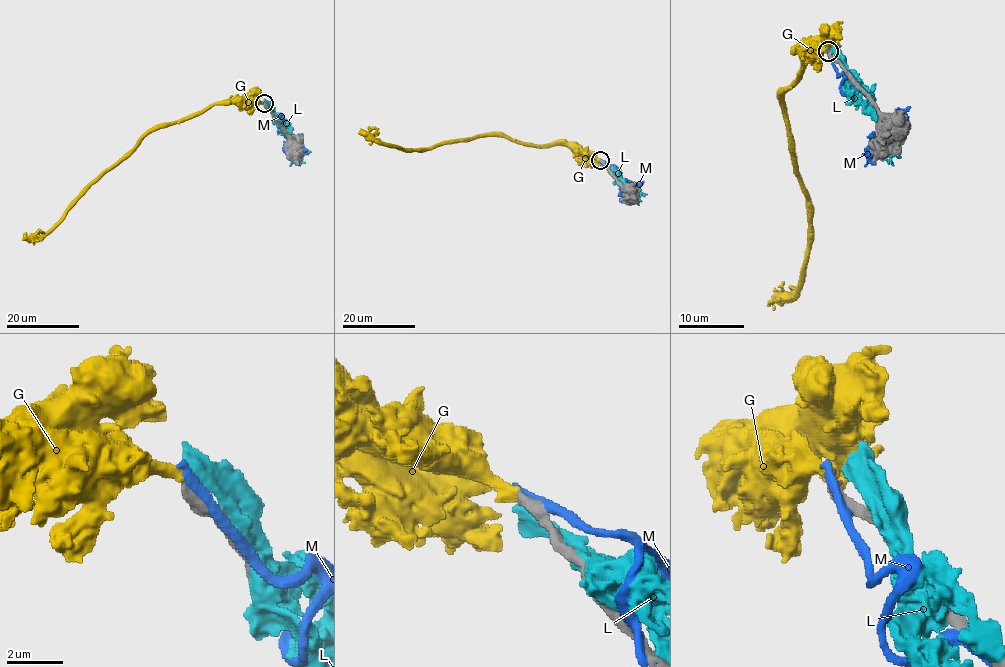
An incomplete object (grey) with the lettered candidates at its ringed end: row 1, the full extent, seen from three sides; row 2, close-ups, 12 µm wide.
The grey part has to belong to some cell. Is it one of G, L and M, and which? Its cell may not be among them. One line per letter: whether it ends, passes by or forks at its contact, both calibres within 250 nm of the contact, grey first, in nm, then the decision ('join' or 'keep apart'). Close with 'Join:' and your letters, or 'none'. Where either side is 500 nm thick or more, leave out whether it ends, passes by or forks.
G: it ends; calibres 400 and 440 nm; join
L: it passes by; calibres 420 and 440 nm; keep apart
M: calibres 600 and 320 nm; keep apart
Join: G

